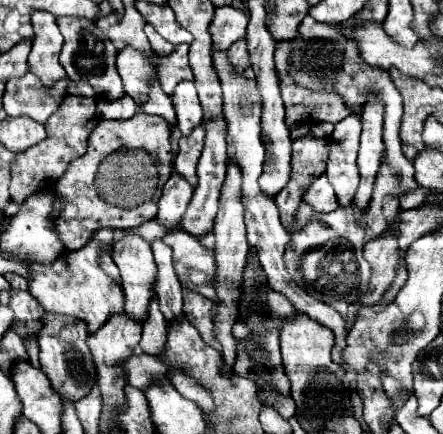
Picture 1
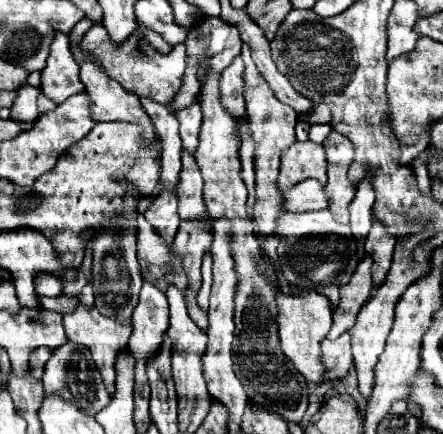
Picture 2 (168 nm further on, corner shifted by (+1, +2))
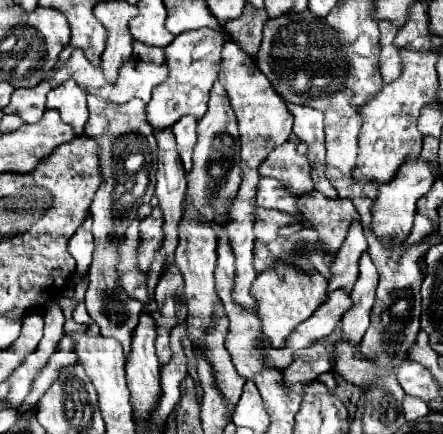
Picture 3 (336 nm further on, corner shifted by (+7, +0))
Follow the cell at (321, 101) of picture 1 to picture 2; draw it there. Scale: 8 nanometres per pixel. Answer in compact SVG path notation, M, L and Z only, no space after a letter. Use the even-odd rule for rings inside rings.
M315 103L309 113L299 115L299 121L305 121L305 123L331 123L331 111L323 103Z

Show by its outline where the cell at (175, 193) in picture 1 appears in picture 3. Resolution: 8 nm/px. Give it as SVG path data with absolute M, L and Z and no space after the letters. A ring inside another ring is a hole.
M159 207L153 208L150 215L140 220L139 237L141 237L141 243L139 243L139 255L137 255L137 269L141 273L149 271L149 265L163 243L161 227L163 227L163 214Z

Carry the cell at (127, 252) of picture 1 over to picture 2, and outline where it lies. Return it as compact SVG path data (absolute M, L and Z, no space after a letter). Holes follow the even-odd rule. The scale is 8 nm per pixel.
M143 277L139 305L131 317L133 333L129 337L129 349L135 359L147 361L147 357L159 349L159 341L167 331L167 309L165 293Z

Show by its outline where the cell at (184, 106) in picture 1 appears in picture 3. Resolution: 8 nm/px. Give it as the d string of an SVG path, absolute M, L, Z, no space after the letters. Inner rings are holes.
M189 115L179 119L173 125L173 133L177 137L177 151L179 151L179 157L183 161L185 171L191 171L191 153L193 153L193 143L197 139L195 127L197 127L197 119L189 117Z

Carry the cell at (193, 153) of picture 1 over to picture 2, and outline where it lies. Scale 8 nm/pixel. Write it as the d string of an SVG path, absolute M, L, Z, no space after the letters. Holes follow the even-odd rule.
M183 151L183 167L179 173L179 183L177 183L181 217L195 217L195 213L201 213L205 209L201 189L203 189L203 179L201 179L197 161L191 153Z

